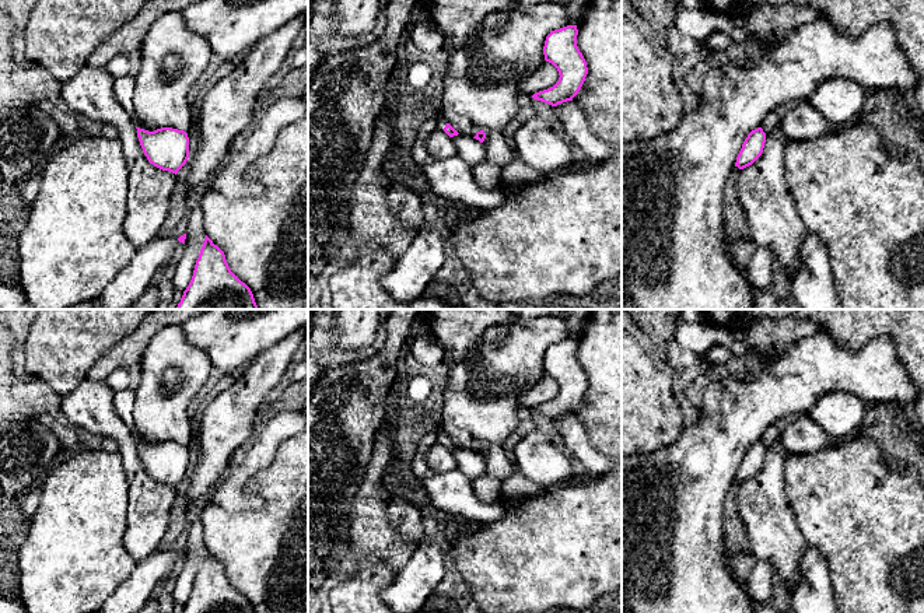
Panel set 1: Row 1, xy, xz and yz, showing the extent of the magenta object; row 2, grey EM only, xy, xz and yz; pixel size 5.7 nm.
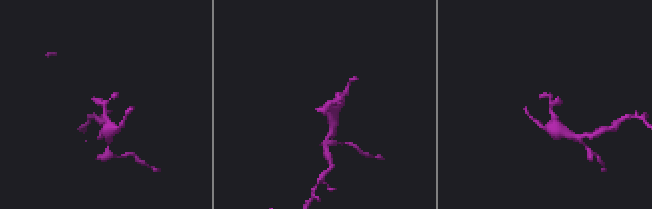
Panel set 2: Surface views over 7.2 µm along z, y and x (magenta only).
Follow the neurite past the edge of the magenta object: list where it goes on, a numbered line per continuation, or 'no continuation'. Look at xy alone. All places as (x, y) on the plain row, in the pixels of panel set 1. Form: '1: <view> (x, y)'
no continuation

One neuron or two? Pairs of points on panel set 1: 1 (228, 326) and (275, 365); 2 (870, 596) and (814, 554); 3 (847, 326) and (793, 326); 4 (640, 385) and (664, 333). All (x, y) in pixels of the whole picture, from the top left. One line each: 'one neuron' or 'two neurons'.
1: two neurons
2: two neurons
3: two neurons
4: two neurons

